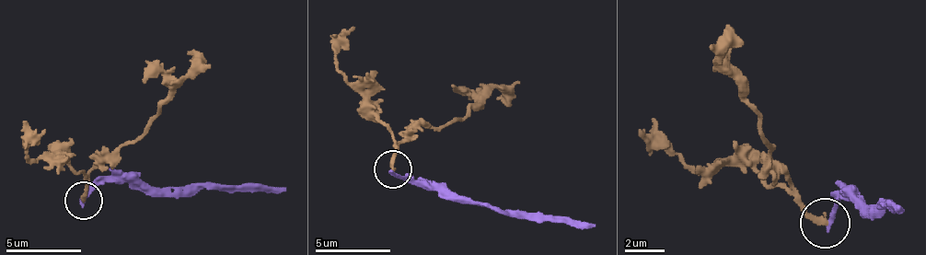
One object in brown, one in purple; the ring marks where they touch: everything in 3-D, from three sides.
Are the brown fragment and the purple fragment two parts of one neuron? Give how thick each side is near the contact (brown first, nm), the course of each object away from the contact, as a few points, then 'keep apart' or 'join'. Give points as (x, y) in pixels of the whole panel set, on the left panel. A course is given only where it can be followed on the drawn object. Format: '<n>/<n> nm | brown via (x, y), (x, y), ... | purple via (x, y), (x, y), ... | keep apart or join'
280/260 nm | brown via (82, 200), (86, 177), (150, 120), (180, 78), (192, 48) | purple via (82, 200), (109, 180), (132, 180), (155, 188), (287, 191) | keep apart

